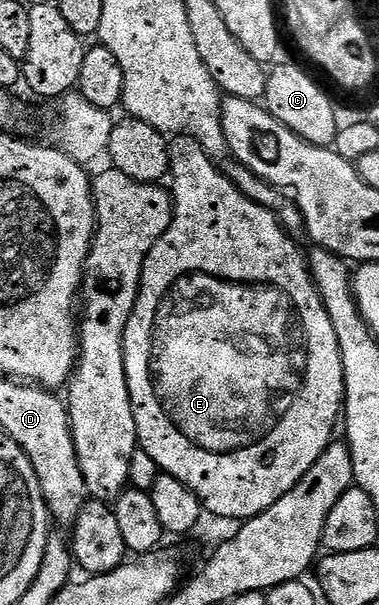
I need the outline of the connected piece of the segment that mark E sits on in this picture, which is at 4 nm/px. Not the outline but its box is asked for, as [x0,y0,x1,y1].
[122,135,346,521]

